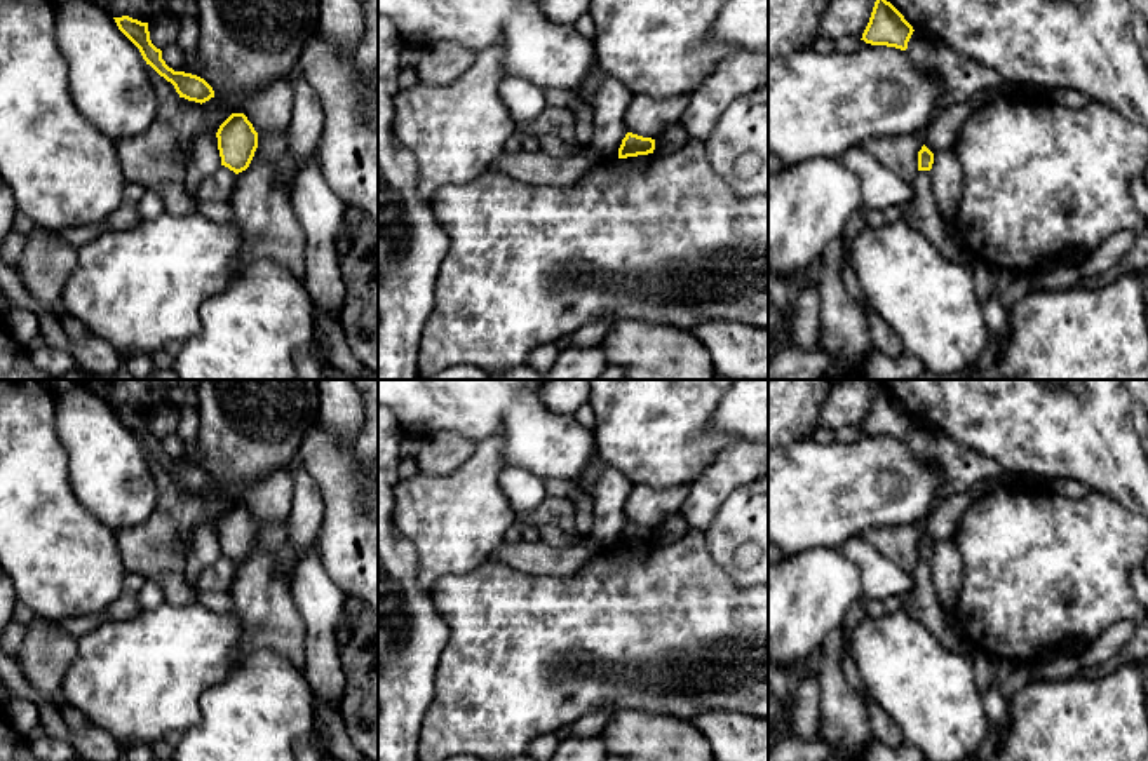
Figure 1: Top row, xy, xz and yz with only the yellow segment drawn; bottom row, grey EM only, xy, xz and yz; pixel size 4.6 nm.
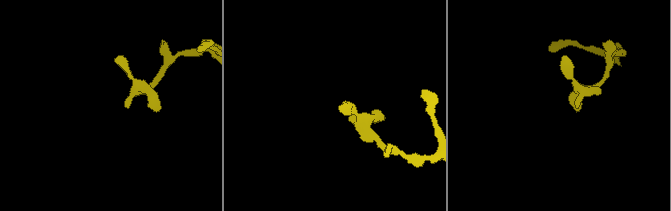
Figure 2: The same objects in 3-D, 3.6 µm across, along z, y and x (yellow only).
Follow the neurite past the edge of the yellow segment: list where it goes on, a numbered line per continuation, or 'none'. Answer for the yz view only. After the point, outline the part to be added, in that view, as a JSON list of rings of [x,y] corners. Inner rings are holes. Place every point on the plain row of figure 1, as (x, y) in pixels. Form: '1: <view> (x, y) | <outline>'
1: yz (922, 605) | [[[918,561],[911,575],[915,583],[902,611],[922,622],[949,651],[963,653],[969,644],[951,613],[937,599],[930,575],[930,561]]]

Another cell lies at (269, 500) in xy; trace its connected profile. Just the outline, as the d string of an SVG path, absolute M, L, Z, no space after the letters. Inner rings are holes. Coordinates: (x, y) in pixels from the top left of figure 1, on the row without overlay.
M284 467L253 484L244 495L244 505L258 524L280 522L291 510L293 495L291 467Z

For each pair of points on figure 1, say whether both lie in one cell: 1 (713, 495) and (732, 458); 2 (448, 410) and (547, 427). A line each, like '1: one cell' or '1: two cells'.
1: one cell
2: one cell

